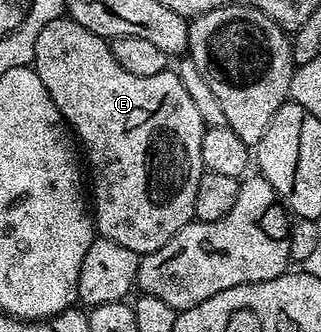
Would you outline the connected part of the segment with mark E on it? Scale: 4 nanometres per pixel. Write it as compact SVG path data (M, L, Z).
M70 18L49 22L41 30L33 67L41 82L45 82L49 98L67 121L70 131L91 155L88 160L86 157L85 164L91 167L89 192L93 197L96 233L102 239L117 242L117 246L139 253L140 257L161 250L177 230L195 220L197 182L201 182L205 171L201 158L205 125L178 75L171 70L148 76L121 70L117 58L113 58L110 43Z

